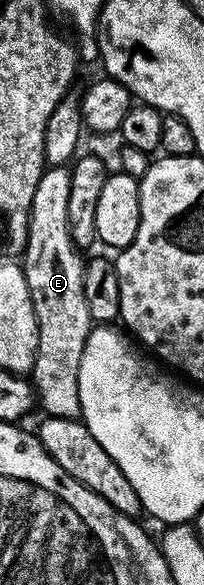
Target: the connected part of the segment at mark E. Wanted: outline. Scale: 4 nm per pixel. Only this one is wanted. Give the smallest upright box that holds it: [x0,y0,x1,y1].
[22,165,94,418]

